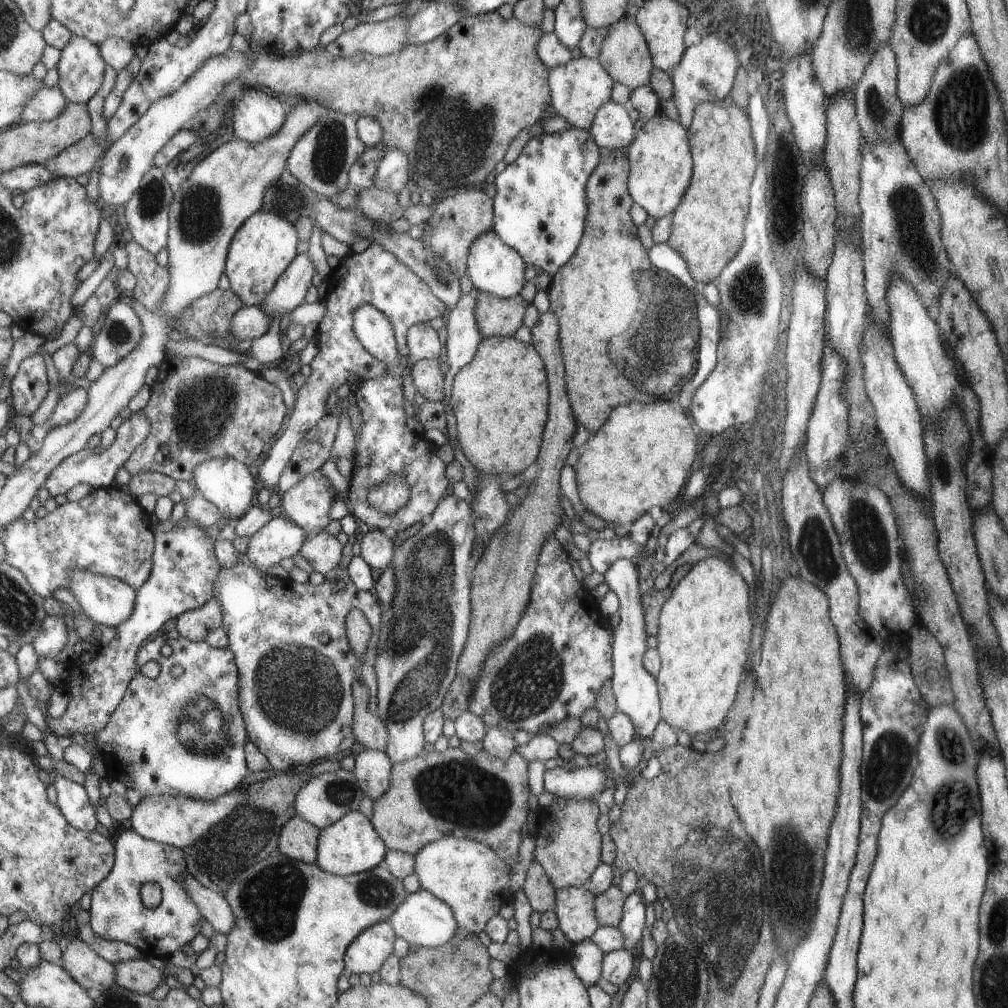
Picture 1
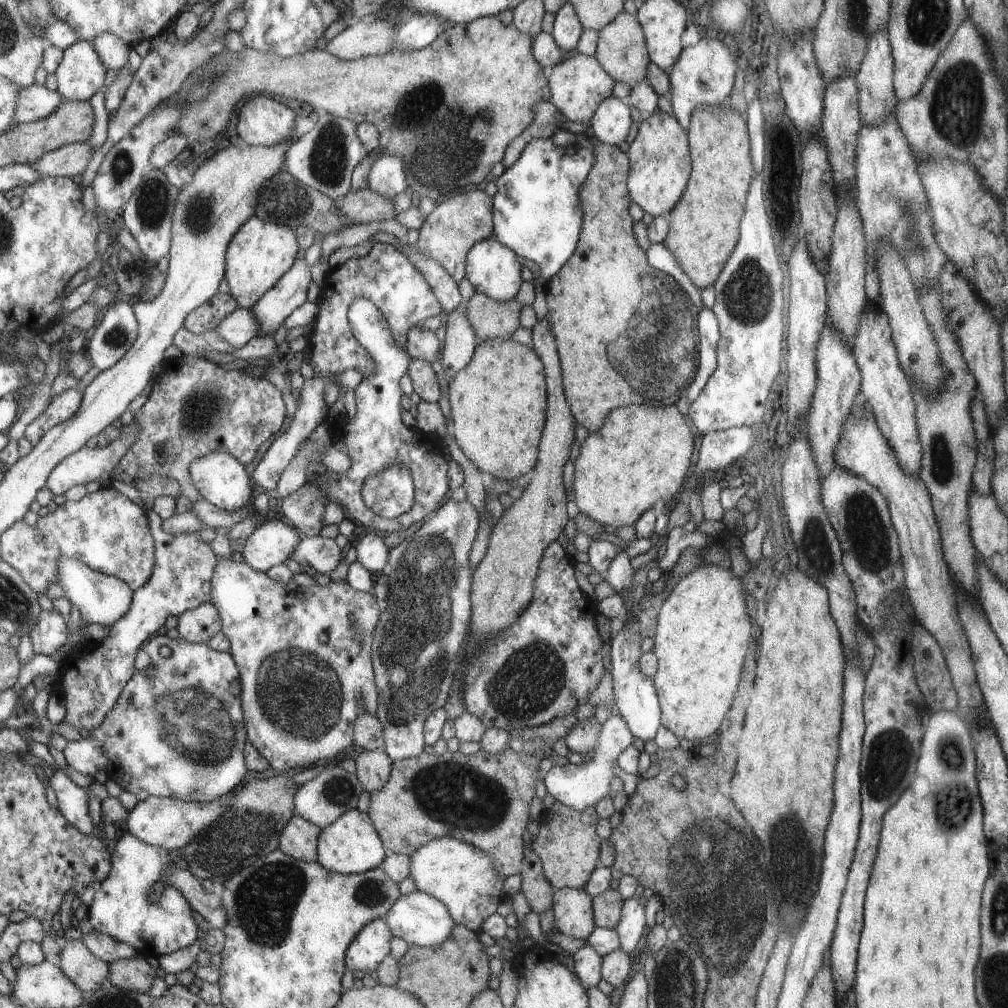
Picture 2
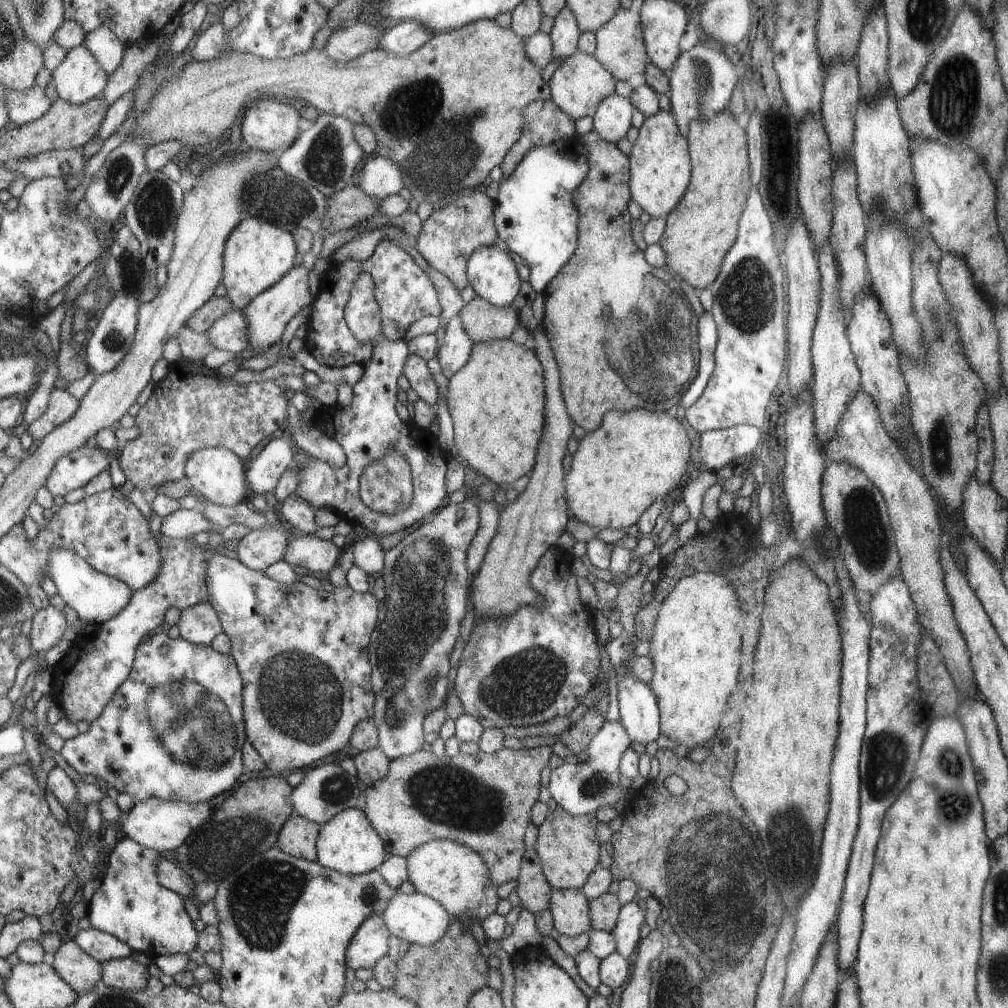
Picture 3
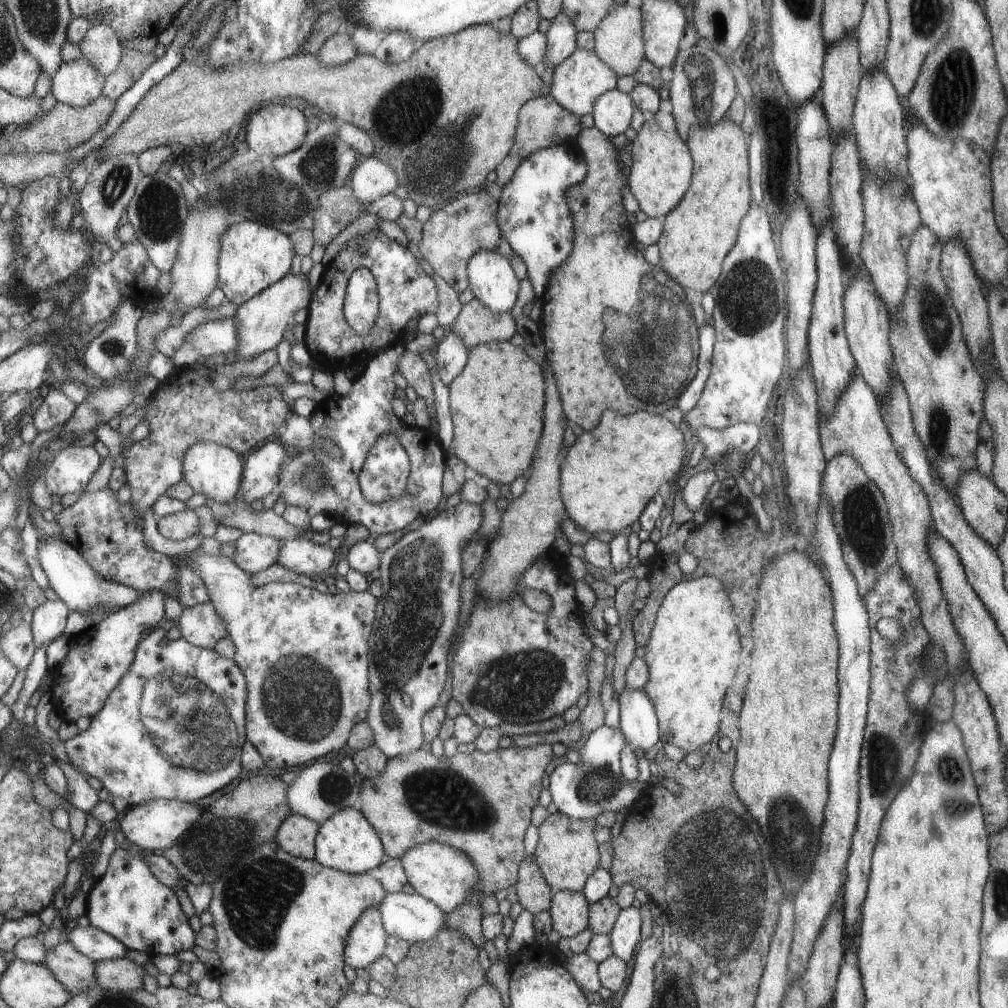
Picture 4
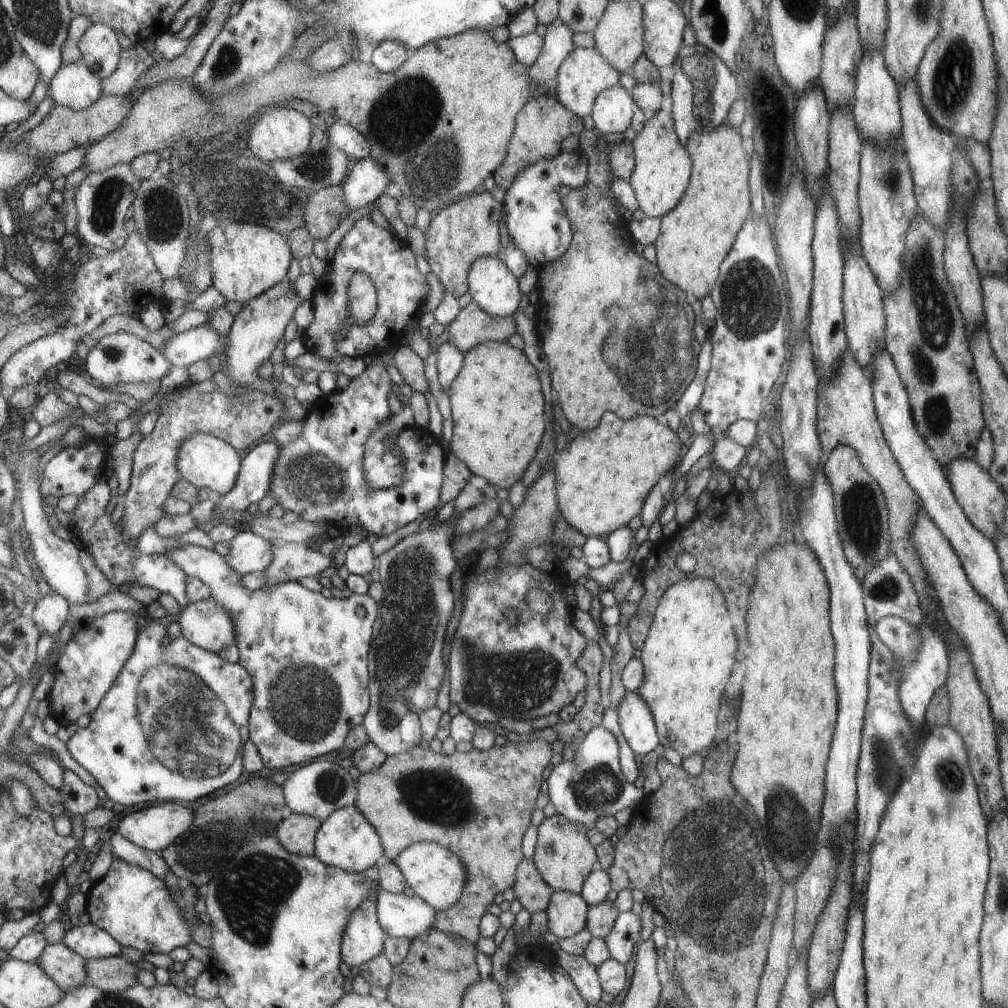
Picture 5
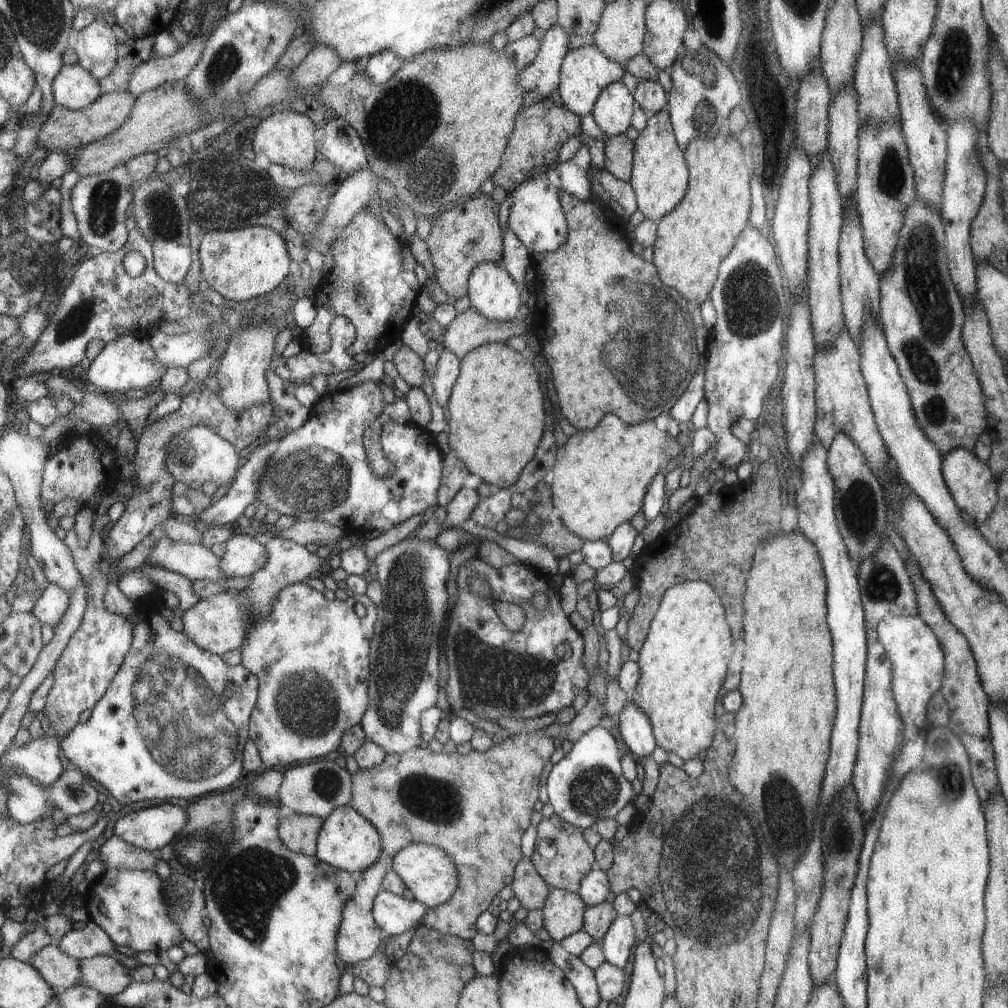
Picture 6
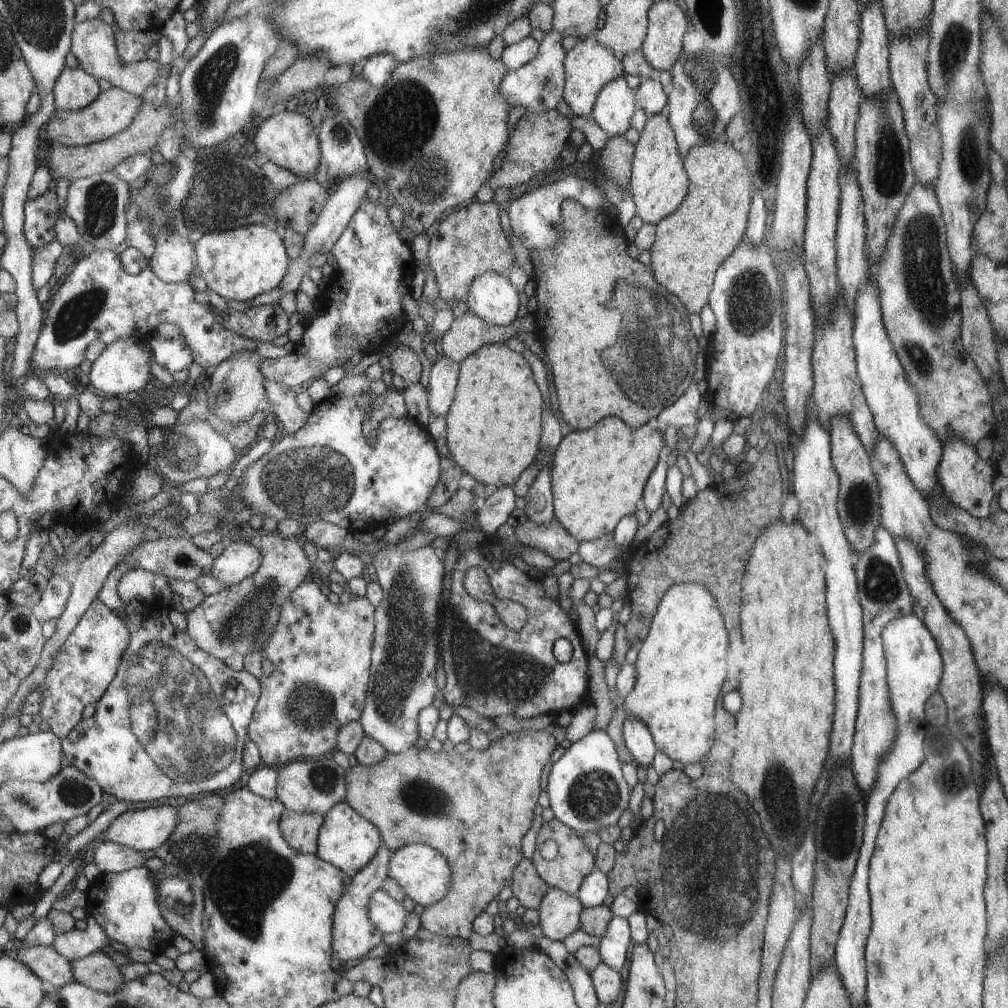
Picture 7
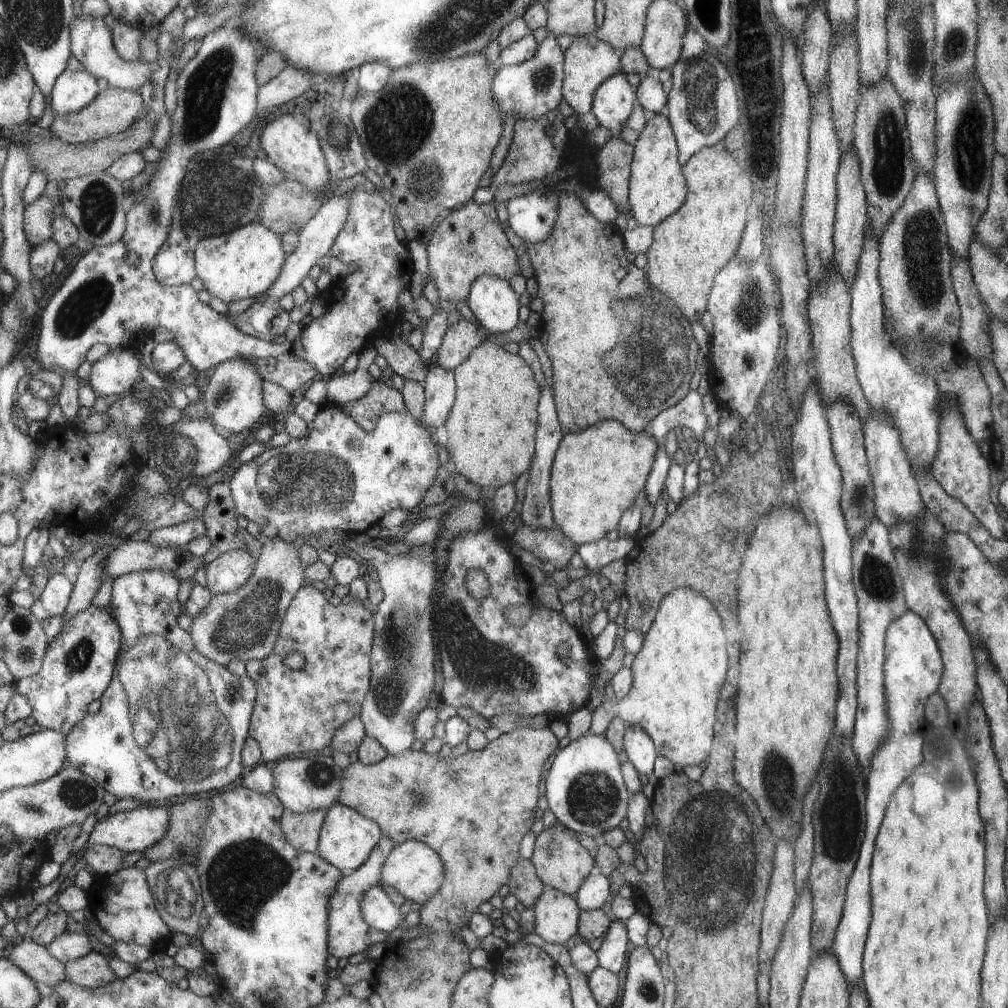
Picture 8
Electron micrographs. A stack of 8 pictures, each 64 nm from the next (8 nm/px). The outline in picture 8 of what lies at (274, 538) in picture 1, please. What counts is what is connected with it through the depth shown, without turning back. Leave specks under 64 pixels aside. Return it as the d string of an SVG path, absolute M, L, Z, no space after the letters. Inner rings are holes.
M246 549L221 554L206 564L209 592L214 596L239 590L253 575L258 560L259 557Z

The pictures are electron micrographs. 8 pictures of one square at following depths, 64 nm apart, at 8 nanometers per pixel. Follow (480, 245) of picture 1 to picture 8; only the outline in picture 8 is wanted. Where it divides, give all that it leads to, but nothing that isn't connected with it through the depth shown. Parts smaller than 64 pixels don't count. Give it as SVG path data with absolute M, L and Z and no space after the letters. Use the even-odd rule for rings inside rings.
M489 275L478 277L467 302L479 324L490 334L514 334L521 305L508 281Z

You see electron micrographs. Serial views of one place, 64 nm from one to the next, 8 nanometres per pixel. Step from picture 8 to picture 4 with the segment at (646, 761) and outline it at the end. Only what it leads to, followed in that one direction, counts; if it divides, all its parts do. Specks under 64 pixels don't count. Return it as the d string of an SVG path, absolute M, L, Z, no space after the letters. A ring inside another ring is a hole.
M627 685L619 696L619 703L619 728L636 752L643 755L659 741L656 706L644 688L628 688Z

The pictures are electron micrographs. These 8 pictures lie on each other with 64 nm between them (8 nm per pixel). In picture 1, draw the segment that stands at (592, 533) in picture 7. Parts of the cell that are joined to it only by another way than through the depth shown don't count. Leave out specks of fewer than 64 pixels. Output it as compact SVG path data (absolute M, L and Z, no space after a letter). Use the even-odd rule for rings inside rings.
M676 398L648 404L630 402L621 406L612 412L600 430L589 436L575 467L577 491L585 510L618 525L636 522L656 504L670 504L684 488L696 458L696 434Z

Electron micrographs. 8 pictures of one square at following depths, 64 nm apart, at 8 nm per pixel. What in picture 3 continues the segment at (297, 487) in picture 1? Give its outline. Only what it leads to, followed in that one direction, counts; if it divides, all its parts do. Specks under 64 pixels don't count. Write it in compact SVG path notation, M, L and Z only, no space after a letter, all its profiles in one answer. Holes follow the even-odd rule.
M295 493L290 495L280 506L278 512L286 522L290 522L297 535L312 537L319 529L316 526L316 508L312 508L304 498Z

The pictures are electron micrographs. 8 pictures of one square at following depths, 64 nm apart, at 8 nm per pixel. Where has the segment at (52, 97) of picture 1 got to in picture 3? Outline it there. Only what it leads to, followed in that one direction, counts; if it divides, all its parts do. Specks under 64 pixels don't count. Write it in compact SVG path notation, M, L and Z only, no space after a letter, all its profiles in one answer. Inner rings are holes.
M36 86L24 92L10 89L9 106L11 120L19 126L24 126L46 116L54 108L56 100L52 100L50 94L46 94L45 89L42 86Z

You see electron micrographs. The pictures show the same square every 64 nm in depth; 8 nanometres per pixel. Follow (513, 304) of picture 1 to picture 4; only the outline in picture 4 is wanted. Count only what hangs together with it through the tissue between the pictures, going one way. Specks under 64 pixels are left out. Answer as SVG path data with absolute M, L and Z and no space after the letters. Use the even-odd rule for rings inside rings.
M475 298L462 307L450 329L470 349L480 343L509 341L516 332L516 321L511 311L494 312Z

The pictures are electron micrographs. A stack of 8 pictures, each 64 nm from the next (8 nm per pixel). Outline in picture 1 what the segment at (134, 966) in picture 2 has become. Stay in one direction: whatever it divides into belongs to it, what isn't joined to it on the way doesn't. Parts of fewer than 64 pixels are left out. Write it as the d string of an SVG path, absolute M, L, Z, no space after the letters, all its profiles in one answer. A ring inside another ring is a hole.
M134 959L118 963L118 984L132 992L151 995L161 986L162 976L156 966L150 966L151 959Z

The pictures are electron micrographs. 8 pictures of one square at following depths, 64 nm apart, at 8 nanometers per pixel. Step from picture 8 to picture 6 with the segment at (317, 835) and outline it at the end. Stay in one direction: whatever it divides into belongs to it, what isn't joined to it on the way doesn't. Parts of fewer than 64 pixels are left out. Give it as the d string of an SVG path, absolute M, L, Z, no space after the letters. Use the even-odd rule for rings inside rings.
M300 813L288 814L280 820L280 835L286 846L295 853L317 854L317 838L325 819Z

